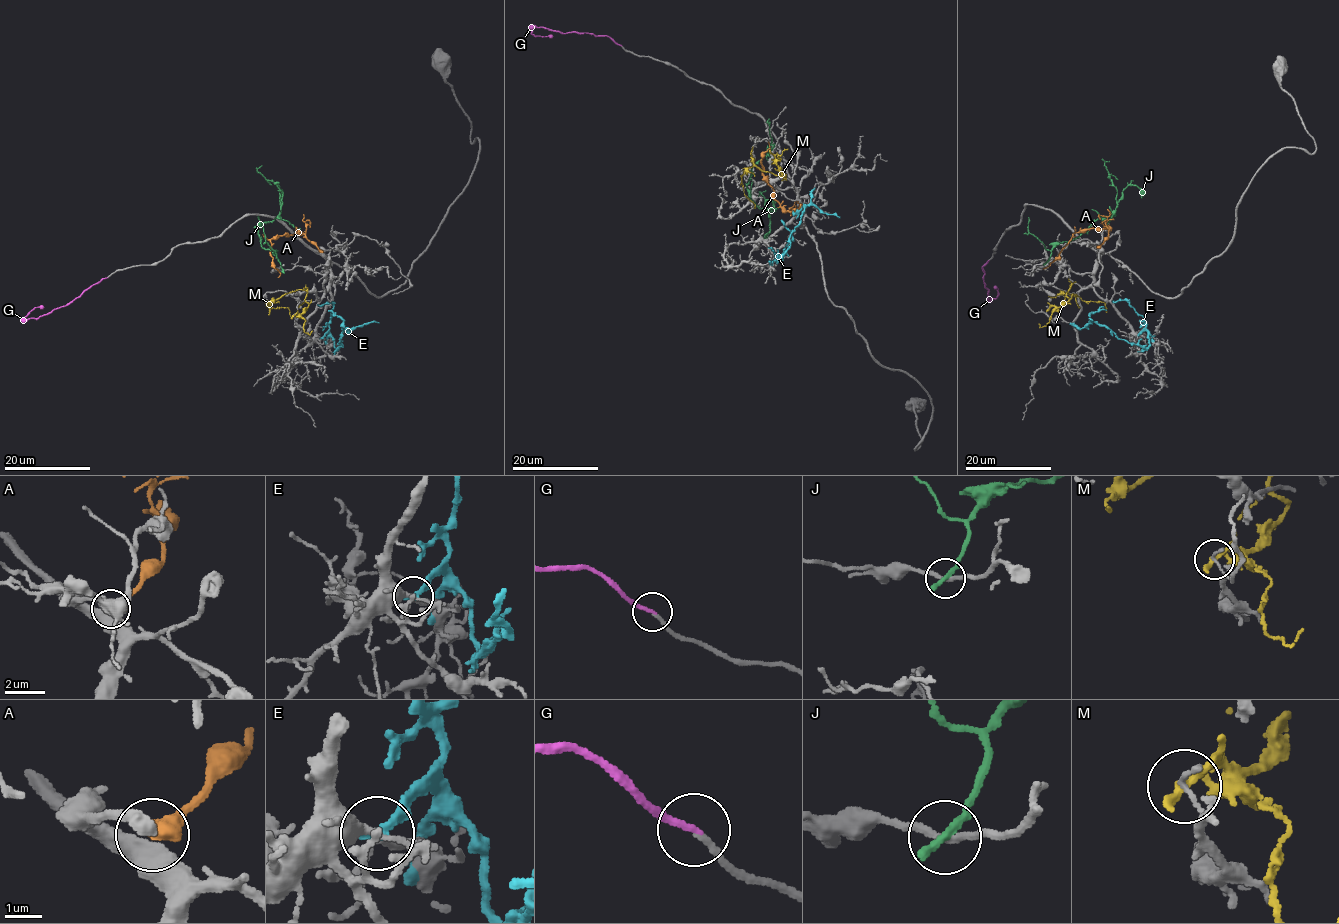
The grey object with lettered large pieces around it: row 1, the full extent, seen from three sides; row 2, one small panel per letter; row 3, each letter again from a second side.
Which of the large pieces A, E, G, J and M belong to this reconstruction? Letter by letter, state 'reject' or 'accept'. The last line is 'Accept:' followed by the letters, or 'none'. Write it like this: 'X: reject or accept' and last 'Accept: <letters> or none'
A: accept
E: reject
G: accept
J: reject
M: reject
Accept: A, G

